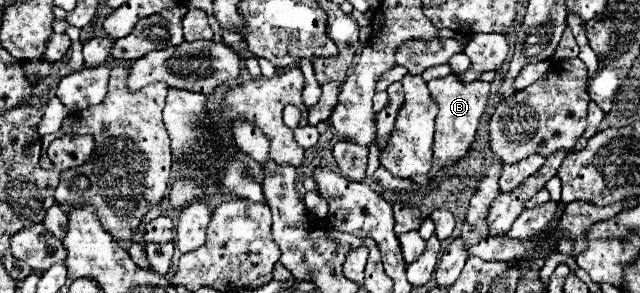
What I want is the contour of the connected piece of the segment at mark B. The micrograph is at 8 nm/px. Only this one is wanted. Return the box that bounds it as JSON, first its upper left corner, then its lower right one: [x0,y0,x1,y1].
[412,74,490,184]

